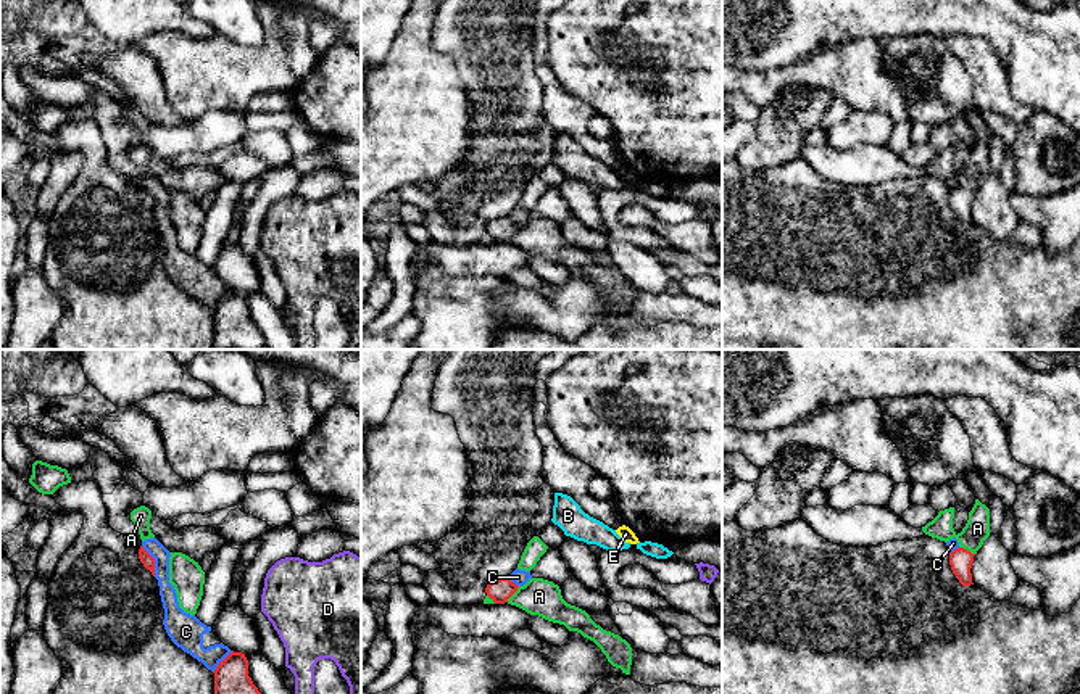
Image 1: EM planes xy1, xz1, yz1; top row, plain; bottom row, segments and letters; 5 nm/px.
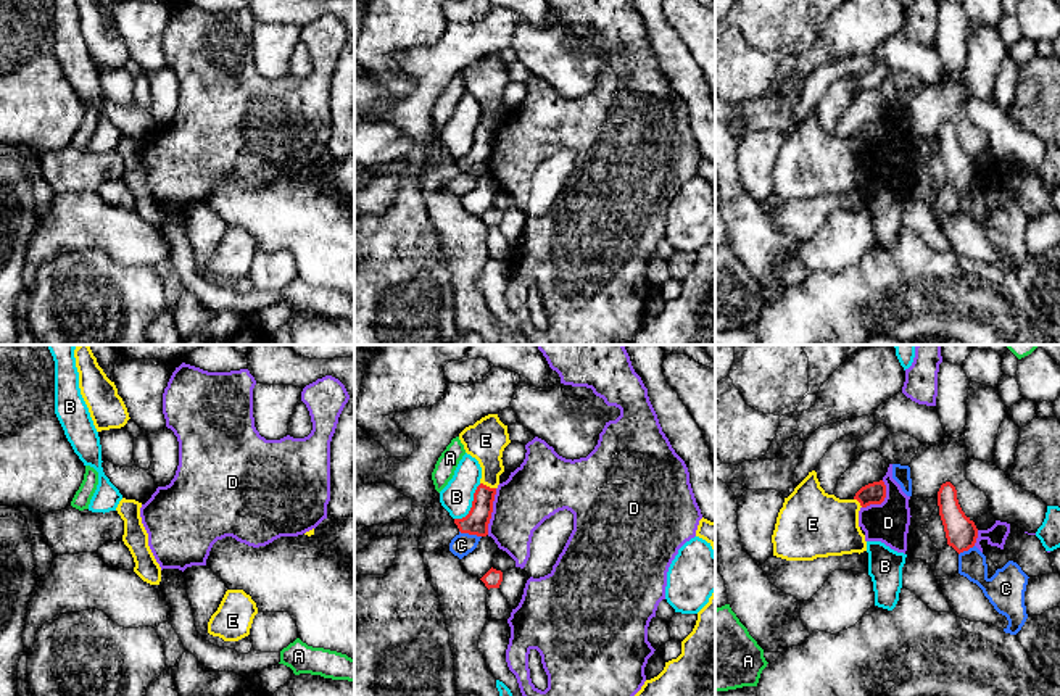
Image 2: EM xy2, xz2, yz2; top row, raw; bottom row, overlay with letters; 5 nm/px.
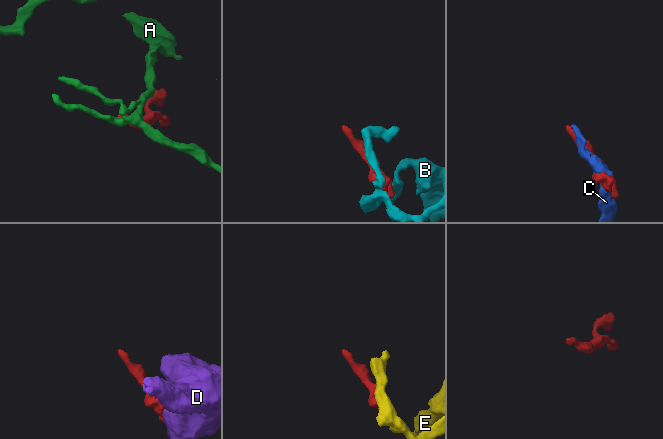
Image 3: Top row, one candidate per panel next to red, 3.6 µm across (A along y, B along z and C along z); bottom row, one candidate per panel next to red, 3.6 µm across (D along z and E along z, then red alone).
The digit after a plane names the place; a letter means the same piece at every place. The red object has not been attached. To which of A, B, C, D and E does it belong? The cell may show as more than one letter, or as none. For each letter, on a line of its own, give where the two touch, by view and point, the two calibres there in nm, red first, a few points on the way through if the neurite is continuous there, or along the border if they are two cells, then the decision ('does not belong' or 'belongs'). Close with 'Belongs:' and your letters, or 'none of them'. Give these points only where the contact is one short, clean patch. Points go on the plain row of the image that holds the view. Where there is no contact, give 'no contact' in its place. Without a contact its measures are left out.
A: xz1 (513, 232) | 110/180 nm | does not belong
B: xz2 (472, 144) | 120/160 nm | along xz2 (480, 123), (474, 132), (471, 149), (455, 158) | does not belong
C: xy1 (153, 200) | 60/80 nm | does not belong
D: xz2 (492, 150) | 120/300 nm | does not belong
E: xz2 (488, 126) | 120/200 nm | across xz2 (476, 161), (488, 126), (488, 89), (485, 79) | belongs
Belongs: E

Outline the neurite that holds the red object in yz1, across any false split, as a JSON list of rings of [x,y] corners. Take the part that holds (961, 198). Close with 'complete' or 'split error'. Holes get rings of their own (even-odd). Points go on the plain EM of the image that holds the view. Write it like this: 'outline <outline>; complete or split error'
outline [[[957,187],[949,193],[951,209],[962,225],[974,224],[972,213],[970,213],[974,195],[975,193],[972,193],[970,190],[964,187]]]; complete

